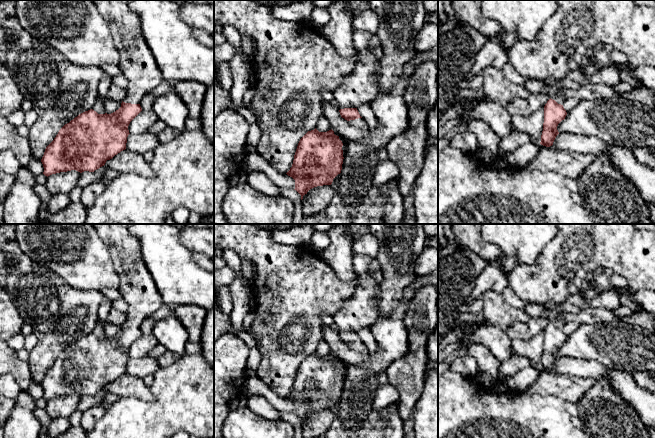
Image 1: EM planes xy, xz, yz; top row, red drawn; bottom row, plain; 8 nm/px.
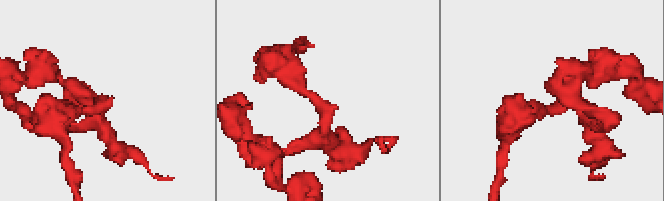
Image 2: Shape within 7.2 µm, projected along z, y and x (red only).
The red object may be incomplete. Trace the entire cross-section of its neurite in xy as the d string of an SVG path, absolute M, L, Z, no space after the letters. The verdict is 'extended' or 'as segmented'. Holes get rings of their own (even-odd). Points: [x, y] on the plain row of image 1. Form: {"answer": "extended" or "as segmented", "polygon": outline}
{"answer": "extended", "polygon": "M93 224L98 236L107 247L114 269L120 280L118 290L129 308L126 321L121 331L111 338L98 338L93 333L85 335L65 348L54 364L46 371L41 386L43 398L52 398L76 394L94 396L104 390L107 384L126 373L127 361L130 358L130 346L142 335L140 326L162 305L160 293L149 274L141 254L138 239L129 233L130 224Z"}

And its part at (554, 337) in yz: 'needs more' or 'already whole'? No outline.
needs more

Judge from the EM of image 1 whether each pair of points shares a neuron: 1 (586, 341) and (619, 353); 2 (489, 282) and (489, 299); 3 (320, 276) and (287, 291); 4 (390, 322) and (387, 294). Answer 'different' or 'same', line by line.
1: same
2: different
3: same
4: different

